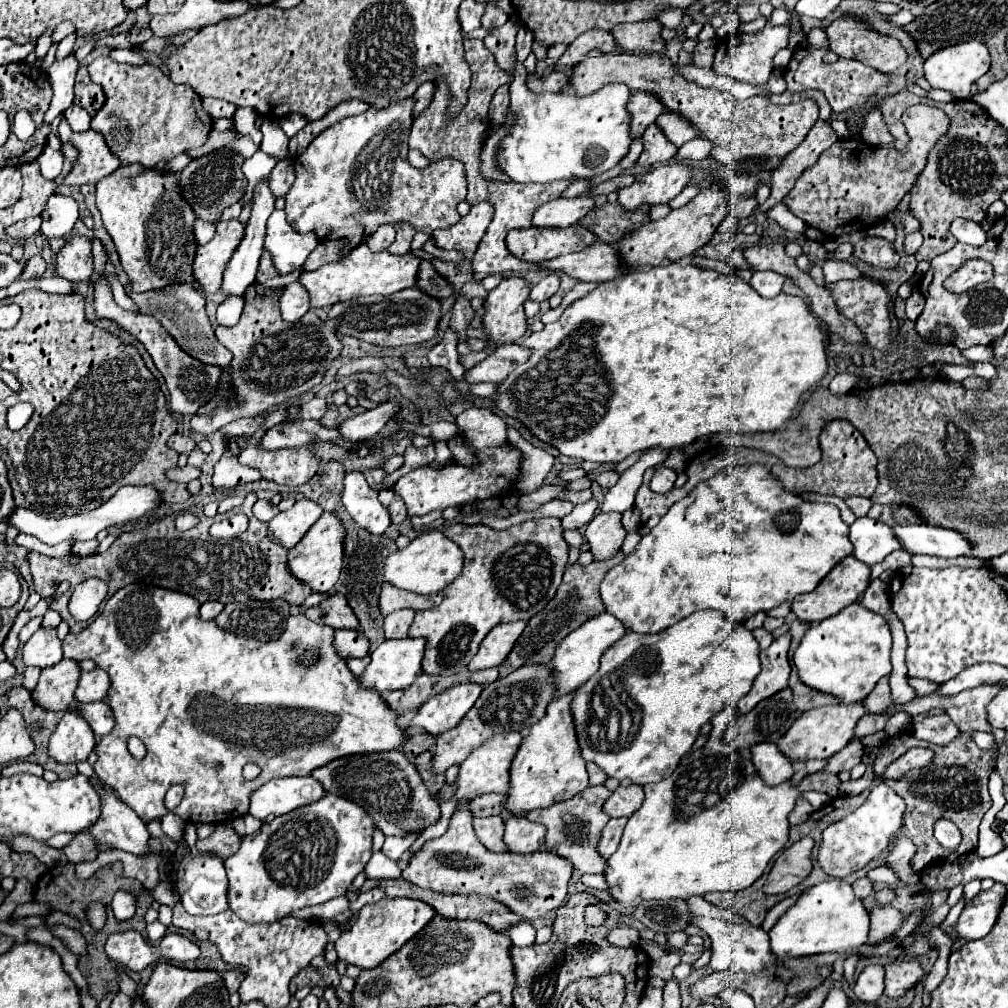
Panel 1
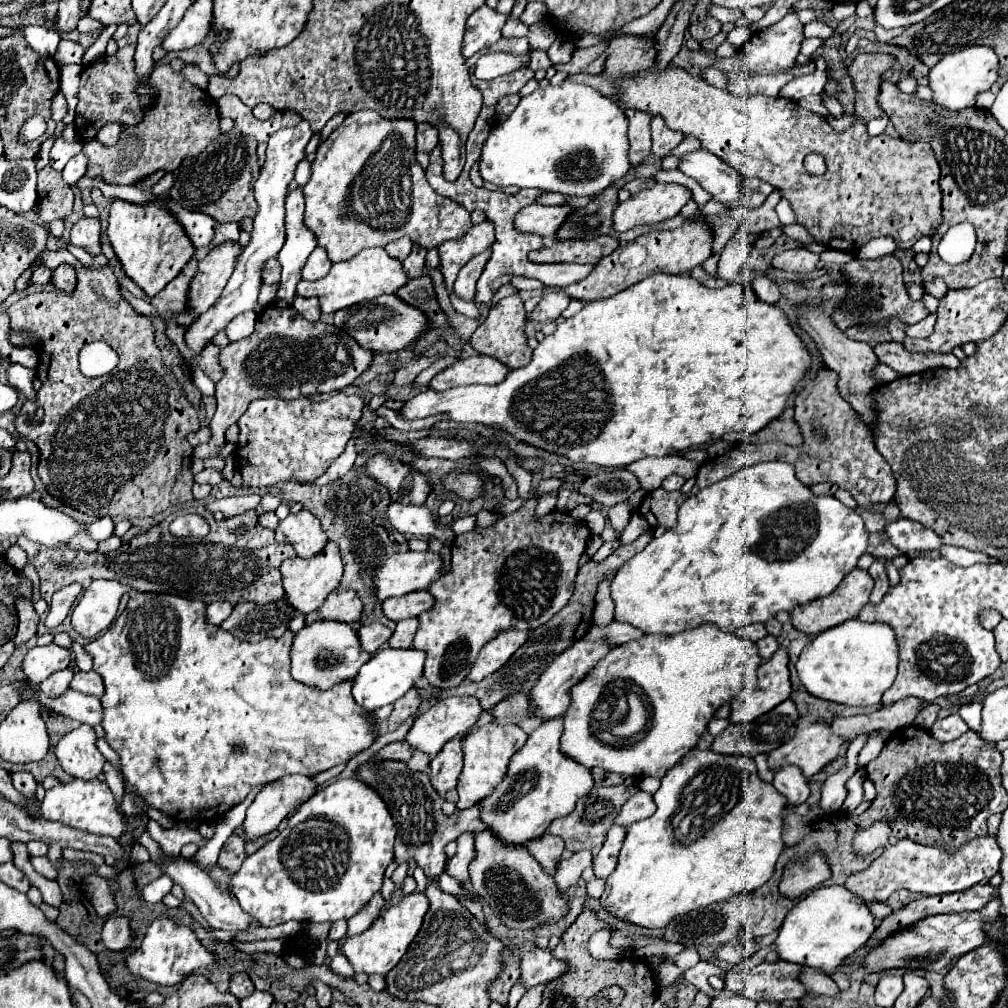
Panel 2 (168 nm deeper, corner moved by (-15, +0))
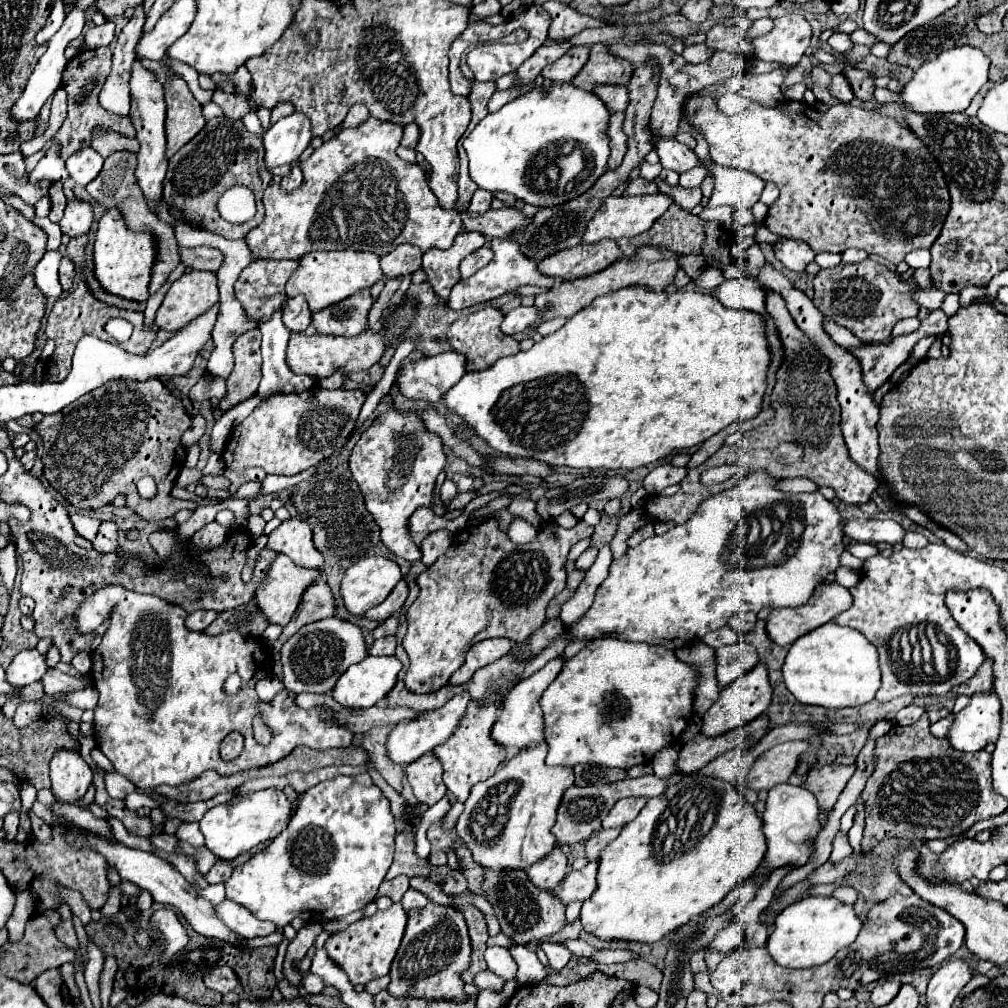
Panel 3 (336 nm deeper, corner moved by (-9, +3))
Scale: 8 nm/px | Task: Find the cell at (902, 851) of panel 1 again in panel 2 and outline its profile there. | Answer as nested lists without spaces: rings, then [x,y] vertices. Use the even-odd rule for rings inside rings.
[[[996,835],[972,839],[954,853],[946,853],[936,847],[916,843],[912,839],[900,839],[896,845],[888,845],[884,853],[878,859],[874,859],[868,869],[850,876],[844,887],[864,901],[885,902],[896,889],[902,887],[918,895],[944,895],[964,891],[980,883],[982,879],[988,881],[992,875],[999,872],[1000,859],[1001,852]]]

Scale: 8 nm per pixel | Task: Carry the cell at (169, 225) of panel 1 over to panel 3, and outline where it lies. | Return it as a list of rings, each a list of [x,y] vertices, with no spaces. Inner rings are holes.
[[[110,208],[104,212],[98,232],[96,232],[96,242],[94,242],[94,276],[100,282],[102,290],[108,294],[120,296],[124,300],[134,300],[134,302],[146,302],[148,300],[148,284],[150,284],[150,268],[154,264],[156,256],[156,244],[150,232],[128,232],[122,216],[118,214],[118,208]]]

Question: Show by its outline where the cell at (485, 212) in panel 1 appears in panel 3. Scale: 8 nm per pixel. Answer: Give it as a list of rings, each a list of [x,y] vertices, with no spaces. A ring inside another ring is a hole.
[[[460,232],[456,238],[454,238],[454,244],[448,248],[448,250],[428,250],[424,252],[424,272],[428,276],[428,282],[432,284],[434,292],[446,300],[452,286],[460,280],[460,262],[476,252],[478,248],[482,248],[486,242],[486,238],[478,232]]]

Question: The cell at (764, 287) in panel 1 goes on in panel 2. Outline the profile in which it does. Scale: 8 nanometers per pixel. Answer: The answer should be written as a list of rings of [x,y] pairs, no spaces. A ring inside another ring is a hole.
[[[758,275],[758,277],[752,281],[750,291],[752,291],[754,295],[758,295],[758,299],[762,299],[762,301],[766,301],[766,303],[776,303],[776,301],[782,297],[780,285],[778,285],[776,281],[772,281],[770,277],[766,277],[766,275]]]

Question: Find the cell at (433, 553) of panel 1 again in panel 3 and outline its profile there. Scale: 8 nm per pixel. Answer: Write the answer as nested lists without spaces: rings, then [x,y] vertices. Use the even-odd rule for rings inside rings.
[[[370,556],[352,564],[340,584],[340,596],[350,614],[362,616],[366,610],[378,606],[392,588],[402,580],[396,562]]]

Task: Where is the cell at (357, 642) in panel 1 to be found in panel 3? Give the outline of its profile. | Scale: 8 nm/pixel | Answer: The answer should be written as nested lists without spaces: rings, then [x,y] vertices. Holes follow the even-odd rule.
[[[390,616],[386,622],[380,622],[380,626],[374,630],[374,638],[384,638],[384,636],[394,636],[398,630],[400,618],[398,616]]]

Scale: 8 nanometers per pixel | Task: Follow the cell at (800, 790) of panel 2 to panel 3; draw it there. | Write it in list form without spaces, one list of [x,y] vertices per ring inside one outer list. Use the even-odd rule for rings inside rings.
[[[788,782],[774,786],[768,792],[766,810],[762,812],[762,832],[766,836],[768,850],[764,854],[764,860],[762,860],[760,868],[748,880],[752,880],[752,878],[758,876],[760,878],[758,886],[762,886],[776,868],[784,868],[784,866],[800,868],[800,866],[808,864],[808,860],[810,860],[810,856],[814,852],[816,836],[820,832],[818,814],[820,814],[818,802],[816,802],[814,794],[810,794],[806,788],[802,788],[802,786],[790,786]]]

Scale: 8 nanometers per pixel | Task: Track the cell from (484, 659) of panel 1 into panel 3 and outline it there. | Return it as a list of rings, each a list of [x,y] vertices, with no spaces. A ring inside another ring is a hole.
[[[490,638],[482,640],[482,644],[474,644],[474,648],[470,648],[470,652],[466,654],[466,662],[462,664],[462,668],[454,672],[454,676],[450,676],[450,684],[466,684],[478,668],[506,656],[506,648],[514,648],[514,642],[502,638]]]

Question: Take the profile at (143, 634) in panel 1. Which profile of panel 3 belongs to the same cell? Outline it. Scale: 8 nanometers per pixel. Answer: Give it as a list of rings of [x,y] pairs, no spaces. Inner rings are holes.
[[[128,596],[128,600],[120,600],[114,606],[110,628],[106,630],[102,644],[92,652],[92,678],[94,686],[100,692],[98,706],[94,710],[94,738],[102,754],[112,762],[114,770],[124,774],[138,788],[156,788],[162,784],[180,786],[194,778],[198,778],[204,770],[216,770],[220,776],[230,776],[242,770],[250,770],[256,766],[272,764],[284,756],[288,756],[296,746],[308,746],[314,750],[328,748],[346,748],[352,744],[354,734],[346,732],[346,728],[338,728],[336,724],[326,724],[318,716],[320,708],[302,710],[294,704],[294,694],[284,690],[272,702],[264,704],[258,700],[254,684],[260,678],[272,674],[270,656],[266,648],[256,638],[240,636],[238,632],[226,632],[218,636],[206,636],[204,632],[190,632],[184,626],[186,612],[182,608],[174,608],[156,596]],[[238,672],[242,678],[240,690],[234,696],[224,692],[226,678]],[[254,714],[262,714],[266,724],[272,730],[272,742],[268,746],[260,746],[252,734],[252,718]],[[230,732],[240,732],[244,736],[244,752],[234,762],[222,762],[220,758],[220,742]]]

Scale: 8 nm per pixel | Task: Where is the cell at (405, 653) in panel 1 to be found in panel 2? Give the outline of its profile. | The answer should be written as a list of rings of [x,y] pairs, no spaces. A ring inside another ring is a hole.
[[[382,647],[372,655],[372,659],[360,669],[360,673],[354,679],[352,695],[358,705],[362,705],[368,711],[374,711],[382,705],[398,701],[404,693],[408,693],[414,683],[424,675],[424,661],[426,653],[418,651],[414,647],[410,649],[392,649],[392,647]]]

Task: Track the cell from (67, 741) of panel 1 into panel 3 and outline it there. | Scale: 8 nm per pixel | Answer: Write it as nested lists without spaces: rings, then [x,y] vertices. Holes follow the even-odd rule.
[[[58,752],[50,762],[52,794],[58,804],[74,804],[92,784],[92,770],[78,752]]]

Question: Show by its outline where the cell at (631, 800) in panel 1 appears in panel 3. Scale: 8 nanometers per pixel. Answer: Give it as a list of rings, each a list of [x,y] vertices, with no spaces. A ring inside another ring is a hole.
[[[622,798],[604,818],[602,828],[616,828],[616,826],[624,826],[628,822],[632,822],[640,810],[646,806],[646,798]]]

